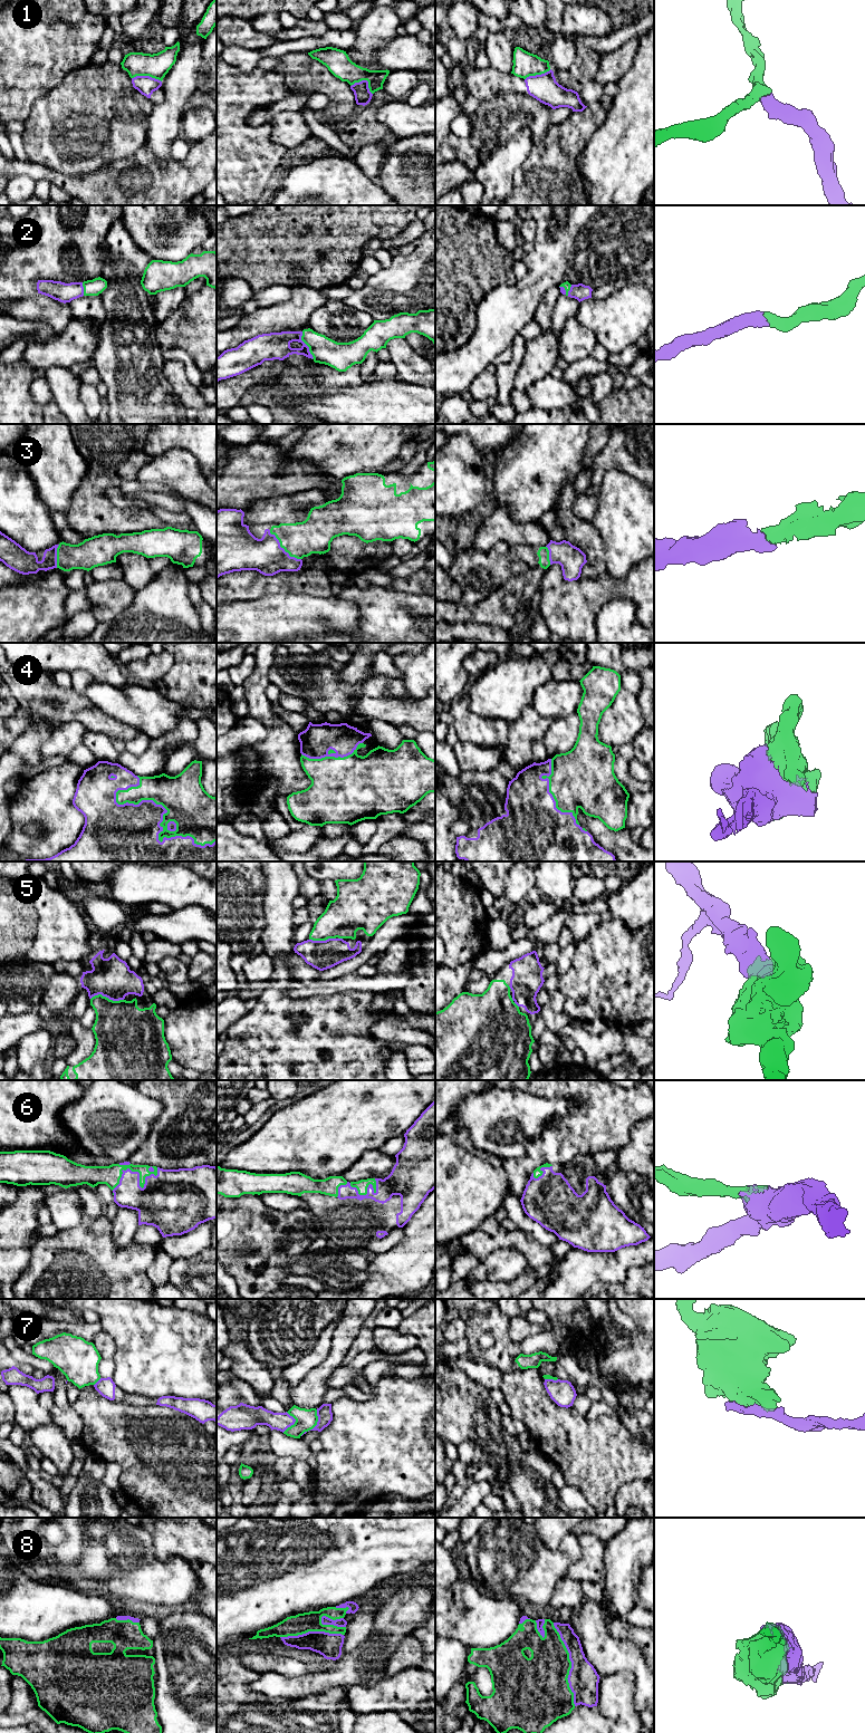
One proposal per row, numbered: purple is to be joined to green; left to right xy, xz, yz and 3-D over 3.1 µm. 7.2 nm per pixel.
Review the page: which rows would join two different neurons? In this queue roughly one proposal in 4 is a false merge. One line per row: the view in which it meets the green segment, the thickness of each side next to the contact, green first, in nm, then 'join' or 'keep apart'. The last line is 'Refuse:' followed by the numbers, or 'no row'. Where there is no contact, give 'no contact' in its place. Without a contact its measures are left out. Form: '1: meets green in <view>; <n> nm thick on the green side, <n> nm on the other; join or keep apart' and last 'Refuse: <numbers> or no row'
1: meets green in xy; 180 nm thick on the green side, 140 nm on the other; keep apart
2: meets green in xz; 190 nm thick on the green side, 190 nm on the other; join
3: meets green in xz; 260 nm thick on the green side, 260 nm on the other; join
4: meets green in xy; 320 nm thick on the green side, 440 nm on the other; join
5: meets green in xy; 400 nm thick on the green side, 280 nm on the other; join
6: meets green in xy; 140 nm thick on the green side, 380 nm on the other; join
7: meets green in xz; 160 nm thick on the green side, 110 nm on the other; keep apart
8: meets green in yz; 380 nm thick on the green side, 220 nm on the other; join
Refuse: 1, 7

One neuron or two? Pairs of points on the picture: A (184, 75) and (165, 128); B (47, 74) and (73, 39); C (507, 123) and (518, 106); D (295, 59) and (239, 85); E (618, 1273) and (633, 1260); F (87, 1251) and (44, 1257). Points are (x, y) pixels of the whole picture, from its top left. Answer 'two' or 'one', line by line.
A: one
B: one
C: one
D: two
E: one
F: one

